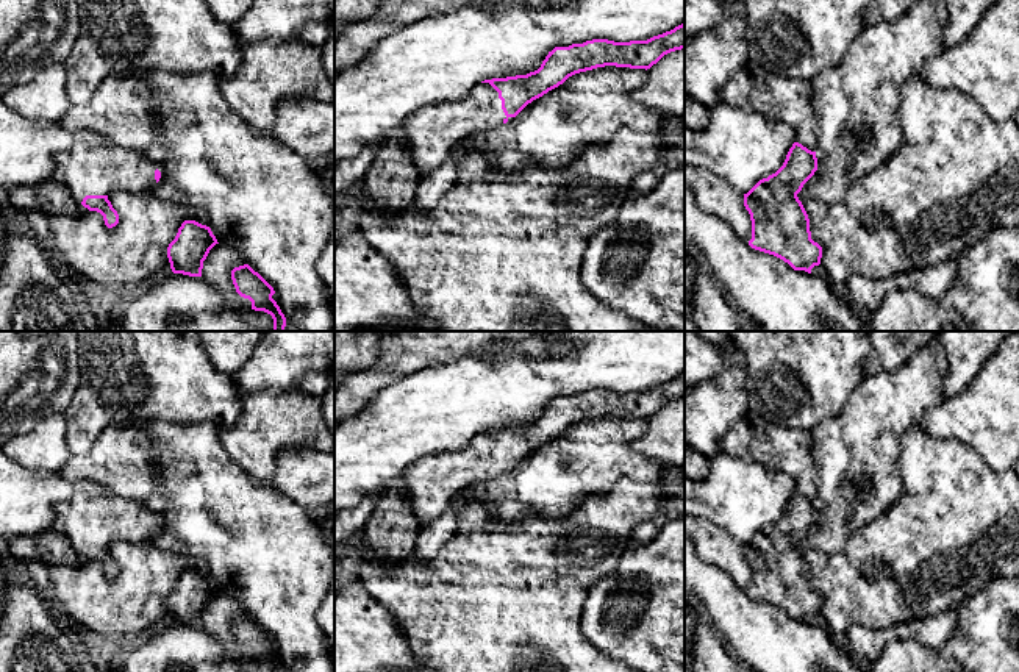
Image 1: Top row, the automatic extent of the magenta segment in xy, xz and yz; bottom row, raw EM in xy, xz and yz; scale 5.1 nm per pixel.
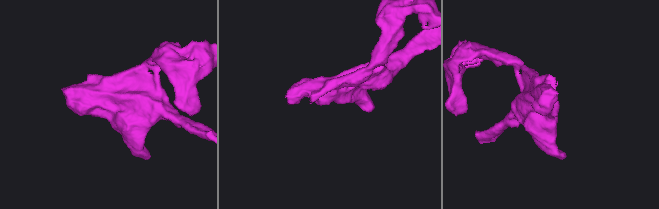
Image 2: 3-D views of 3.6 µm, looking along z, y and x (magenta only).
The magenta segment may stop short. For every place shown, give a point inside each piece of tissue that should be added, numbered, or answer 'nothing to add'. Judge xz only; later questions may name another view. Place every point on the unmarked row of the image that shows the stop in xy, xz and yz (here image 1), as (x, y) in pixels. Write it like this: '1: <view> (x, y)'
1: xz (430, 483)

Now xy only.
1: xy (86, 521)

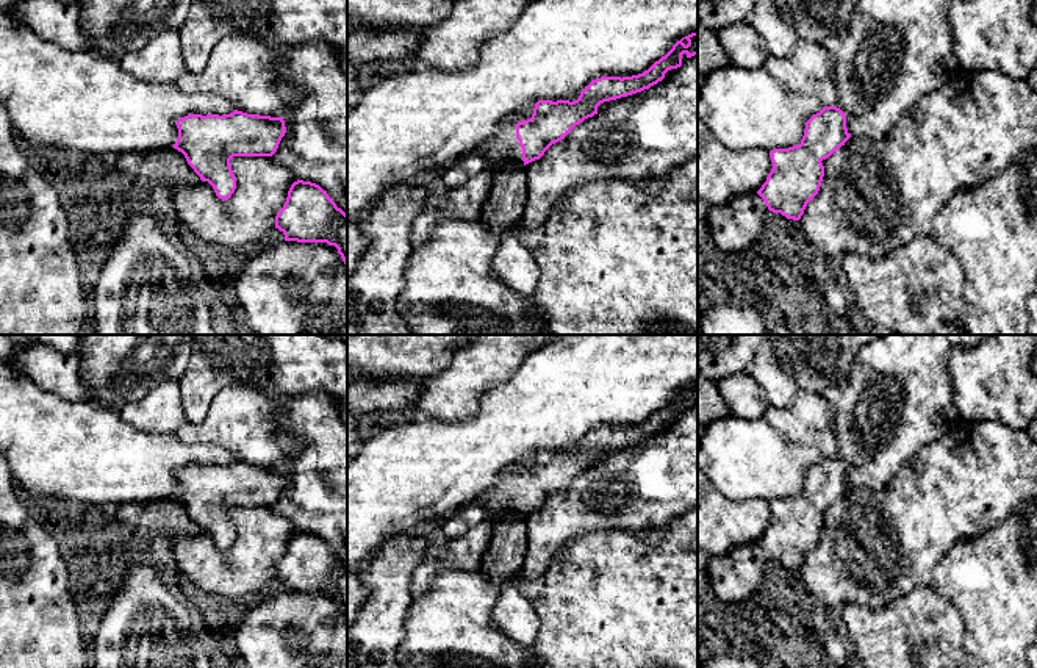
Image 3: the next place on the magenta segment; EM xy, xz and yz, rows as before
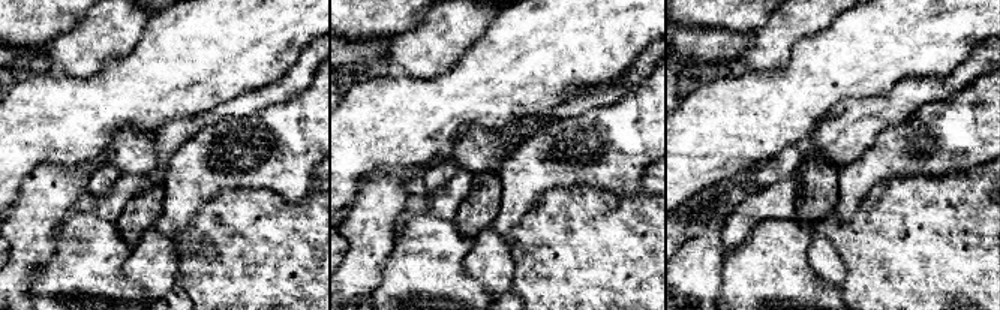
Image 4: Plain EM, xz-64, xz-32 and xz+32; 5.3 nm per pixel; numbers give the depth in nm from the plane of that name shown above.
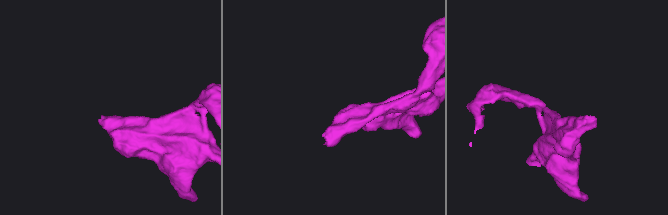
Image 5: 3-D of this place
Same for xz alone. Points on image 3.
1: xz (502, 499)

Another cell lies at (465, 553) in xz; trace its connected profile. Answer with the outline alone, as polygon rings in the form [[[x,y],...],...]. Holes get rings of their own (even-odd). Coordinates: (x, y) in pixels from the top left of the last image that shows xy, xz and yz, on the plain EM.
[[[485,519],[465,535],[449,538],[443,546],[430,544],[421,565],[414,569],[410,584],[413,599],[421,598],[436,573],[446,569],[479,573],[483,554],[490,543],[490,521]]]

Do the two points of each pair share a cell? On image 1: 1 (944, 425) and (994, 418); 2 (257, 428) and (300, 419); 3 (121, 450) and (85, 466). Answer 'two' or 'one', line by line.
1: one
2: one
3: one

